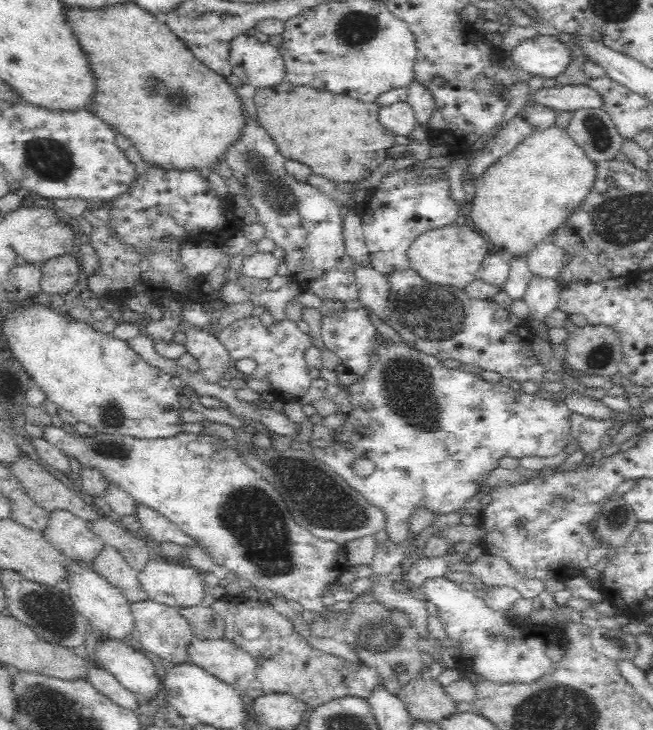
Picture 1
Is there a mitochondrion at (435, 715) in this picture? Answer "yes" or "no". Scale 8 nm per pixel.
no

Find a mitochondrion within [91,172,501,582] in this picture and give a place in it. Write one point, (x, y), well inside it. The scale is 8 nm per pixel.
(258, 521)

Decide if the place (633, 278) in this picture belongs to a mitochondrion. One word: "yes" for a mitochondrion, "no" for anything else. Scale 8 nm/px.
no

